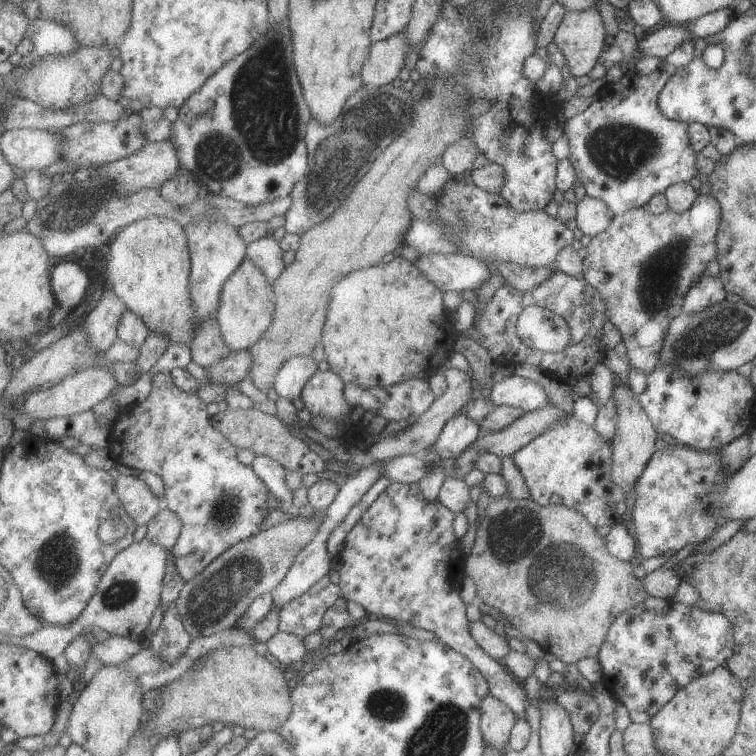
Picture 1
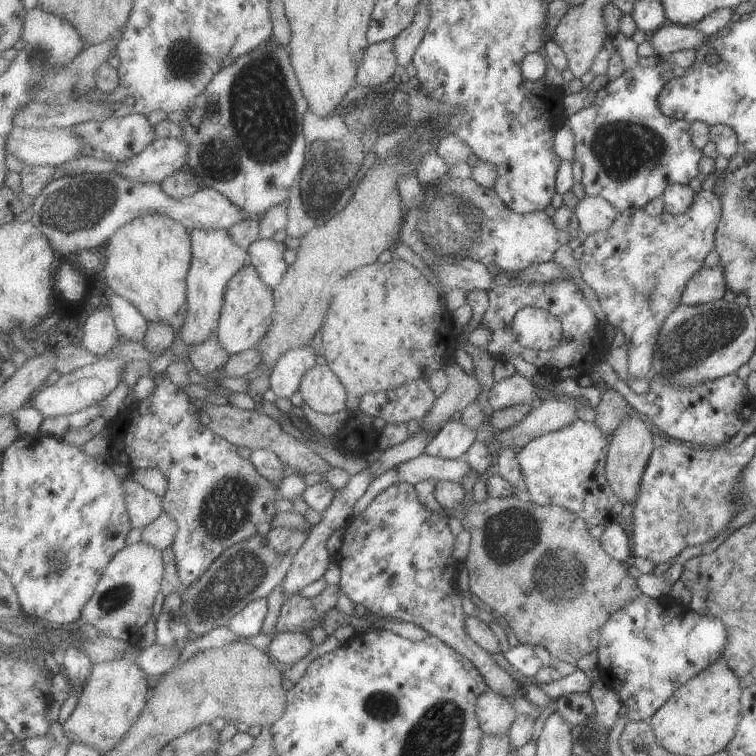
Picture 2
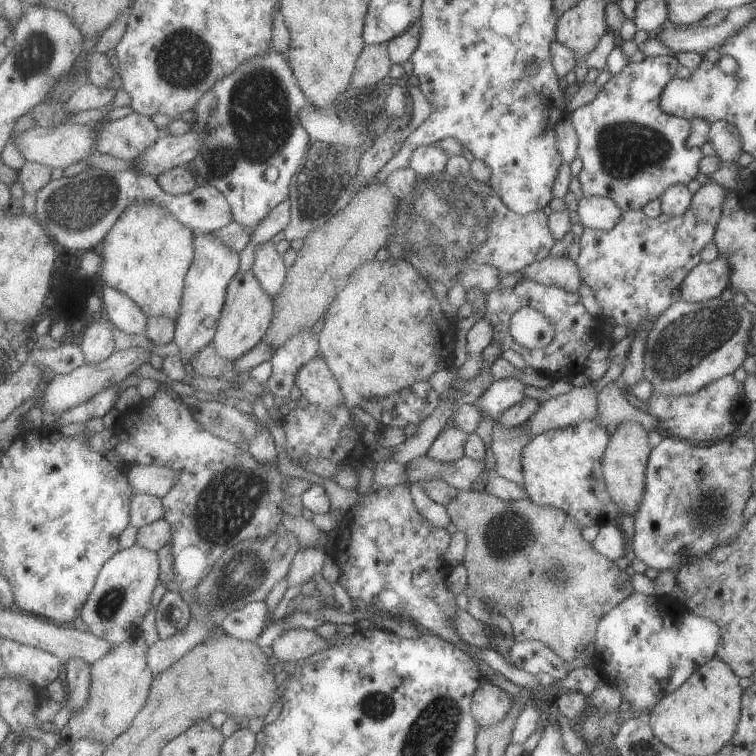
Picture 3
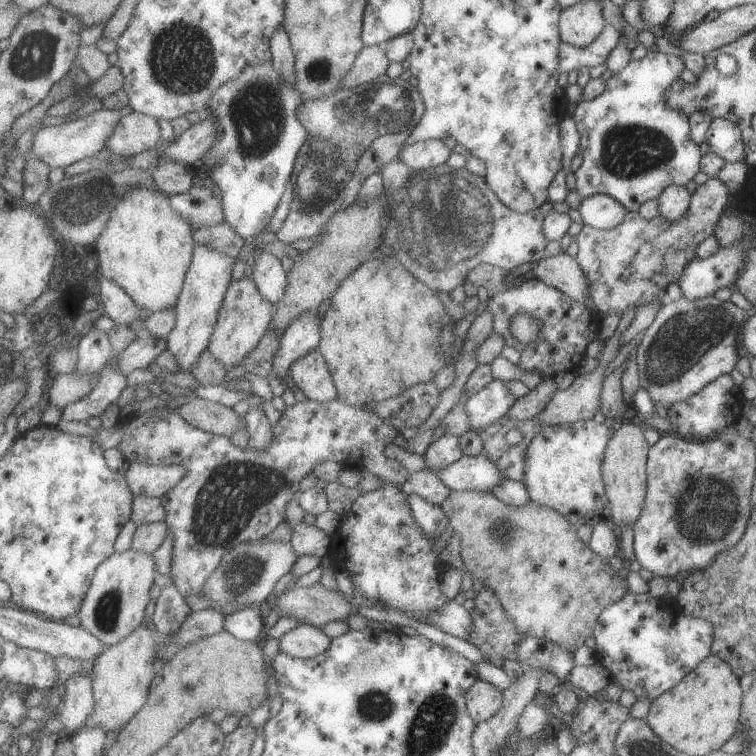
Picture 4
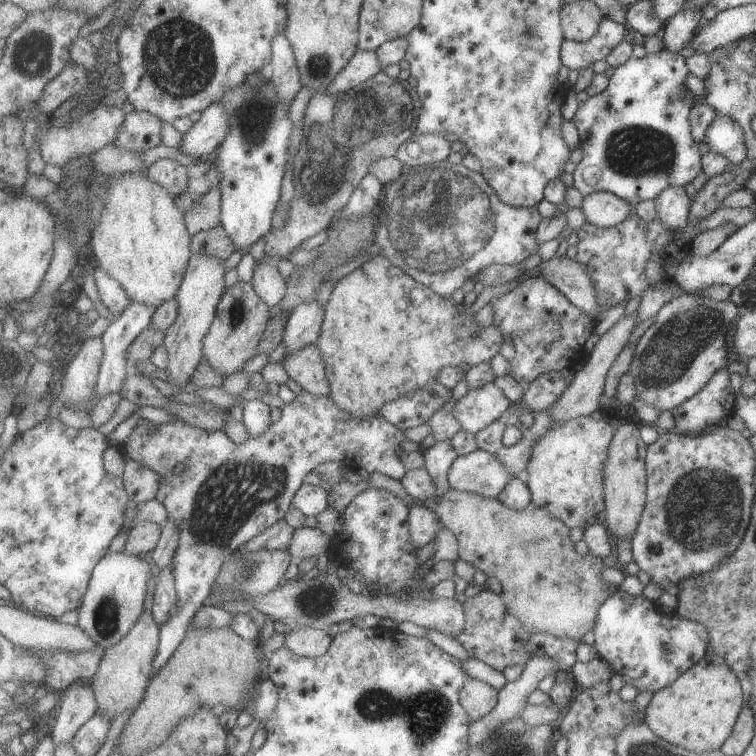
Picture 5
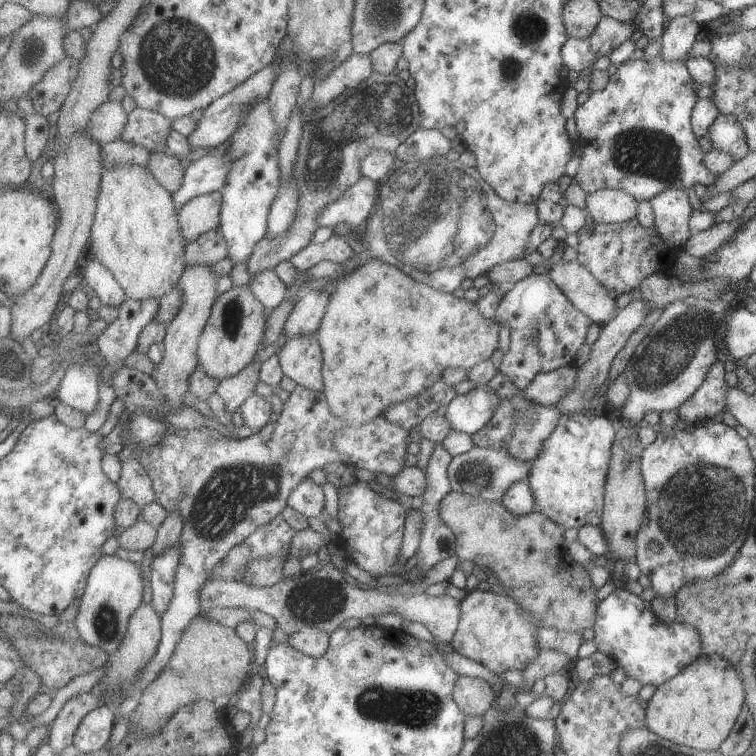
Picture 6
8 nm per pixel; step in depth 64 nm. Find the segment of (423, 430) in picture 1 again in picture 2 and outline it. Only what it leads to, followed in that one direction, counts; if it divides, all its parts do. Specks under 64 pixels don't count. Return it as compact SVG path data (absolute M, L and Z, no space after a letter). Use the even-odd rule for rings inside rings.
M451 364L445 371L451 380L451 386L436 406L433 406L433 410L425 416L425 420L420 422L421 429L425 430L422 426L427 426L427 432L433 436L433 439L441 431L441 424L445 424L450 418L453 418L455 412L462 412L468 408L477 400L477 396L481 392L479 385L482 384L475 380L474 375L469 376L463 368Z

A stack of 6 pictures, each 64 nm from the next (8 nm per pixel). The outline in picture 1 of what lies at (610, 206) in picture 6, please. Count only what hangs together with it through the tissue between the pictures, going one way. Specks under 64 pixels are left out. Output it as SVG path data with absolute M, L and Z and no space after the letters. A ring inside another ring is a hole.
M587 197L578 202L576 221L583 234L594 236L604 232L612 222L613 212L603 200Z

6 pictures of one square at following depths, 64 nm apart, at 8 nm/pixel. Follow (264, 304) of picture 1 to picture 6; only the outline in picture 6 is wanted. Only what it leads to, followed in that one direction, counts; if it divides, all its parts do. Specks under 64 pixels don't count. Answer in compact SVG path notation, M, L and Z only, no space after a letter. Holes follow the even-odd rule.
M251 284L232 285L218 296L211 318L201 335L198 348L200 364L213 378L221 381L239 374L262 349L268 318L267 308L257 298Z

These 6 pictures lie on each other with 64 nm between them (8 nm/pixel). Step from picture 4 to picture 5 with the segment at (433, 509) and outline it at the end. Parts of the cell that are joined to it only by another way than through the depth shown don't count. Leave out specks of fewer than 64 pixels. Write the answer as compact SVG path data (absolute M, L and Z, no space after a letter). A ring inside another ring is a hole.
M414 503L410 508L409 526L412 542L418 550L435 541L438 534L446 528L435 510L430 510L425 504Z

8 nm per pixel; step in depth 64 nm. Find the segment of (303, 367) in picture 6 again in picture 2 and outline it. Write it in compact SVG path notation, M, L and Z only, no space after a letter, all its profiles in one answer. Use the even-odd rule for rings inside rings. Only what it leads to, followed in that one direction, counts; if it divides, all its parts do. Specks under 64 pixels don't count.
M327 363L317 364L316 368L305 372L300 393L304 402L317 414L337 414L348 410L348 392Z

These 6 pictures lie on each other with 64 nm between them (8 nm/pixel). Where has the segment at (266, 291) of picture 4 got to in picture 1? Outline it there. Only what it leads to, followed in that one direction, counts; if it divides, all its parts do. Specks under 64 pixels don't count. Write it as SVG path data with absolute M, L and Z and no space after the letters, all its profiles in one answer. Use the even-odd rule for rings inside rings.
M268 235L248 245L248 259L253 260L254 264L257 264L257 268L263 270L273 285L287 268L285 254L279 243Z

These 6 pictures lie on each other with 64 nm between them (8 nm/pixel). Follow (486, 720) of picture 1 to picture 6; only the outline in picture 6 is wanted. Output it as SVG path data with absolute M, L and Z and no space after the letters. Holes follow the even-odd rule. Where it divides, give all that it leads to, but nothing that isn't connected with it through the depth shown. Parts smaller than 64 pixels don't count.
M460 675L454 699L467 715L483 717L497 704L497 698L496 689L486 680Z

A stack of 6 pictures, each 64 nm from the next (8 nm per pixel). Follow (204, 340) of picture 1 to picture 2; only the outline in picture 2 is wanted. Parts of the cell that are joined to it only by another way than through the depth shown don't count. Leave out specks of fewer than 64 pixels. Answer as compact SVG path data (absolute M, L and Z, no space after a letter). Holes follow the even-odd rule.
M213 334L205 344L197 344L189 349L189 360L194 368L201 374L217 374L225 364L228 364L232 356L221 346L217 334Z

